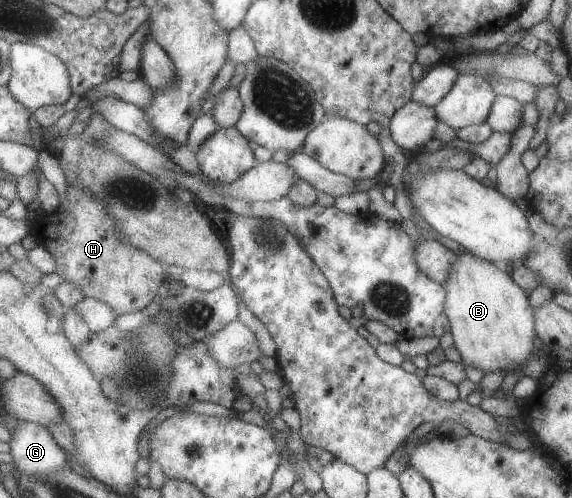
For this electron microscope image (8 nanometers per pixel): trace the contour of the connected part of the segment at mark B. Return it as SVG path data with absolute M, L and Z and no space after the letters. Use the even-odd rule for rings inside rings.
M472 254L458 255L458 258L450 266L445 290L444 310L450 322L455 346L460 352L464 364L470 364L470 366L482 370L482 374L502 370L507 375L519 370L527 377L542 378L548 372L549 366L555 362L555 358L553 356L538 356L539 337L536 334L534 309L529 303L524 289L512 280L503 266L495 265L480 257L472 256Z

